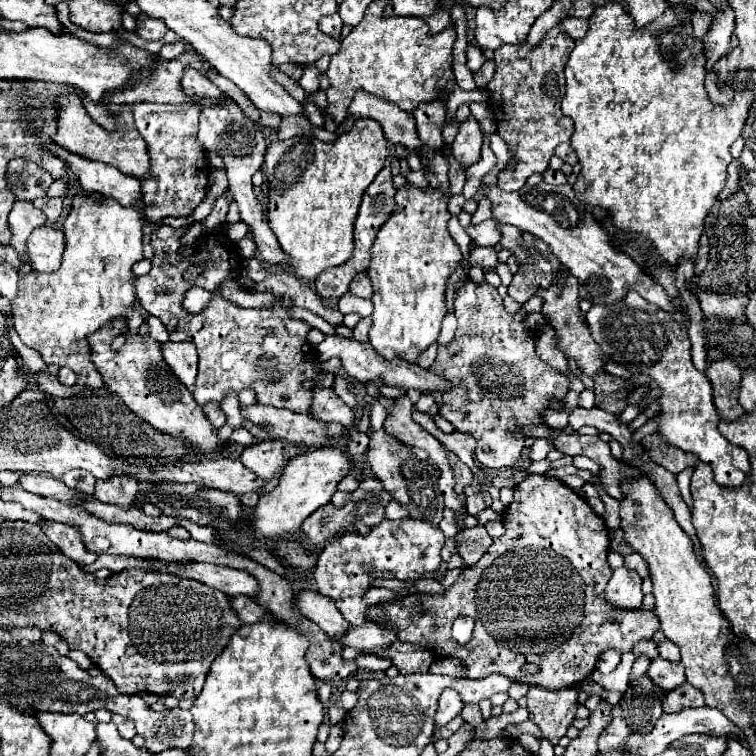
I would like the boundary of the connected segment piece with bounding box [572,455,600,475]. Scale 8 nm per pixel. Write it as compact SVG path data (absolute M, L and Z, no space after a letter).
M576 455L576 457L572 457L572 459L574 459L574 467L578 467L578 469L588 469L592 475L596 475L596 473L600 471L600 467L598 467L594 461L590 461L588 457Z

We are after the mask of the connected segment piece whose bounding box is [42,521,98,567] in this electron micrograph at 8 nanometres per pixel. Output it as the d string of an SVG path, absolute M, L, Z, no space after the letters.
M44 521L42 531L50 537L52 543L58 545L58 549L70 557L72 561L76 561L80 567L88 567L90 563L96 561L96 553L86 551L86 547L82 545L82 537L78 533L78 529L72 529L70 525L60 525L54 521Z

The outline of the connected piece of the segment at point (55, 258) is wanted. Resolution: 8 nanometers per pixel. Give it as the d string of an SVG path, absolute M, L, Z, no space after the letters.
M40 227L34 229L32 237L28 237L28 253L32 257L32 269L52 273L64 255L66 243L64 233L60 229Z

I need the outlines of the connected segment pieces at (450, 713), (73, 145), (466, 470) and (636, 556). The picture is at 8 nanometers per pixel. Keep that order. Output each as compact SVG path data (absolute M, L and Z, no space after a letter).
M448 689L448 691L444 691L444 693L442 693L442 697L440 697L438 711L436 711L436 729L434 729L434 733L436 733L438 729L442 729L446 723L450 723L450 721L452 721L456 715L460 715L460 713L462 713L462 707L464 707L464 705L462 705L460 695L458 695L456 691L450 691L450 689Z
M76 93L60 95L58 101L60 101L58 103L60 115L58 115L58 133L54 135L56 145L60 145L66 151L80 155L84 159L92 159L92 161L112 165L118 171L122 171L124 175L132 175L132 177L138 177L138 179L150 179L152 177L148 149L146 149L140 133L136 133L136 127L134 127L134 121L132 121L132 109L128 105L122 105L120 111L116 113L118 129L114 133L110 133L110 131L102 129L100 125L96 125L88 117L88 113L84 111L84 105L82 105L82 101Z
M450 453L448 459L450 459L452 471L454 471L454 475L456 475L456 493L464 493L464 489L466 489L468 485L472 485L472 477L474 477L474 475L472 475L470 467L466 467L454 453Z
M630 553L630 555L626 555L626 557L624 557L624 563L626 563L626 567L638 571L640 577L650 577L650 573L648 573L648 563L644 561L644 557L642 557L640 553Z

